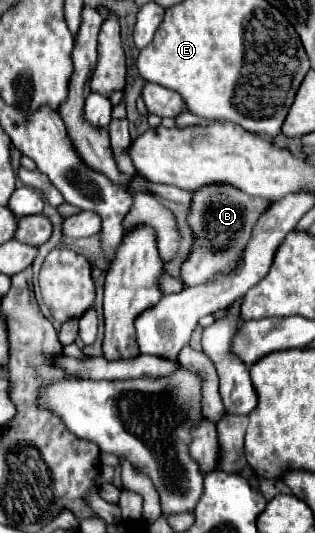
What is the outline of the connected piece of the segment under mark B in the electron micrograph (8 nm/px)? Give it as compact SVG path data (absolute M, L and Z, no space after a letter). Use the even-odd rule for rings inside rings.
M211 183L209 187L199 187L191 195L193 203L187 211L187 223L195 235L195 243L189 257L181 265L181 281L185 287L209 283L217 275L229 273L241 259L257 219L269 209L265 199L253 199L227 183Z

